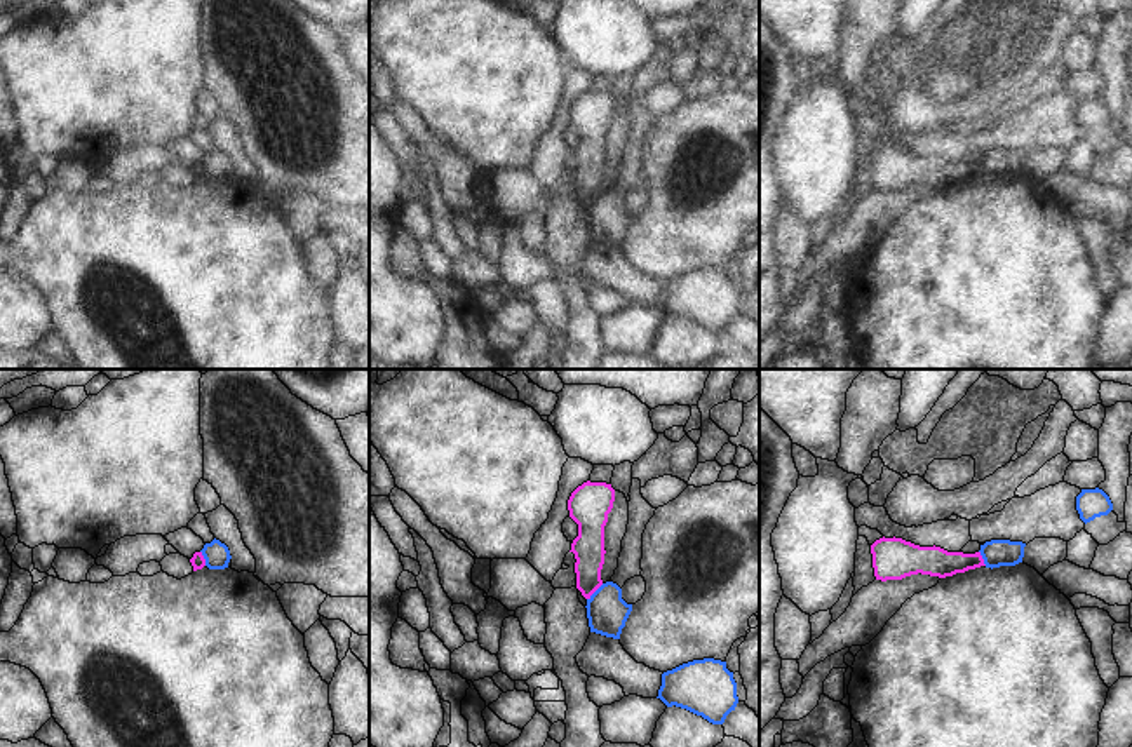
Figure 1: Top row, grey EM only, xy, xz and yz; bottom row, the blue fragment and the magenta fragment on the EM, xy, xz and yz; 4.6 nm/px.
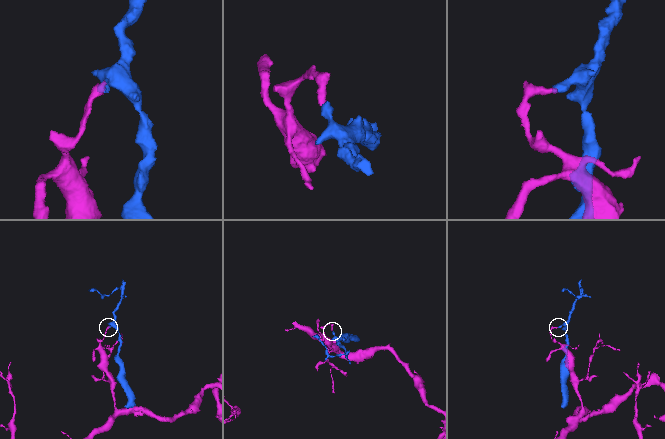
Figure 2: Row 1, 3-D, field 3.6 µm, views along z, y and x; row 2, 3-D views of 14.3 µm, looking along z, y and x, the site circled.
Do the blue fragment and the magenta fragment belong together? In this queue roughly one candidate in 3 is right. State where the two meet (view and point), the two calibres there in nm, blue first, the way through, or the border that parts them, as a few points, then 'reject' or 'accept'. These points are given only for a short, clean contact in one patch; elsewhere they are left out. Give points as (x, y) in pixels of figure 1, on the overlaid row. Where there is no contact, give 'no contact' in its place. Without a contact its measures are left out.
contact xz (594, 592); calibres 190 and 140 nm; border xz (603, 584), (587, 599); reject

